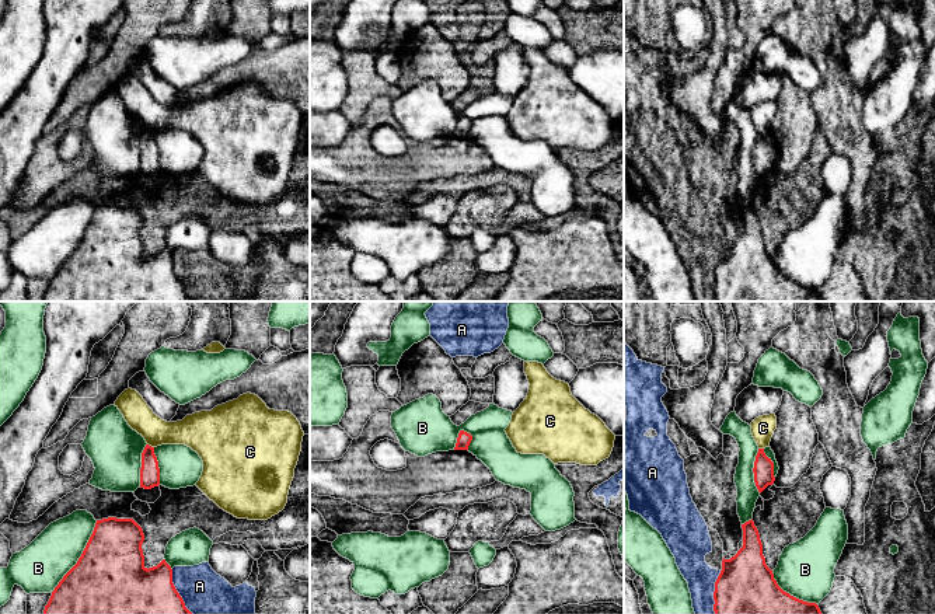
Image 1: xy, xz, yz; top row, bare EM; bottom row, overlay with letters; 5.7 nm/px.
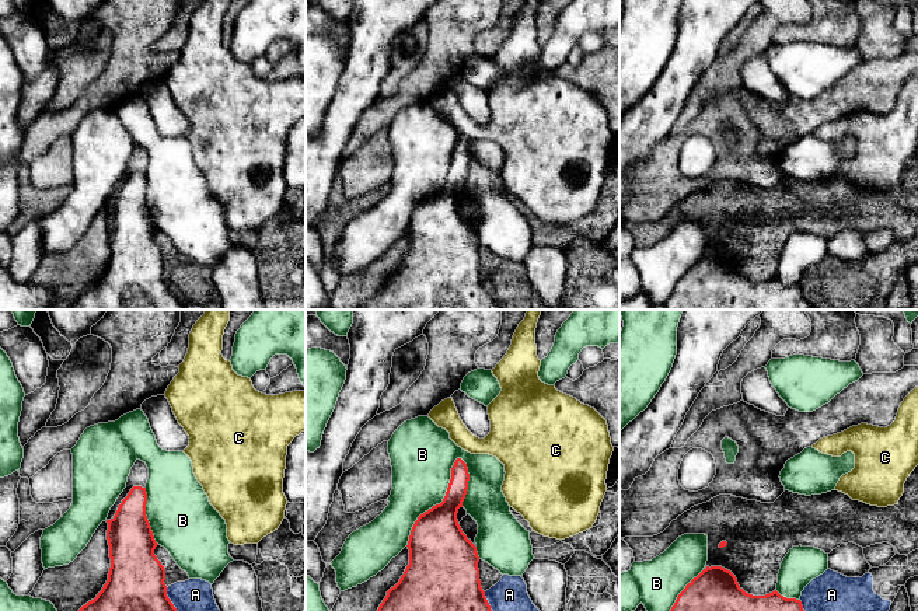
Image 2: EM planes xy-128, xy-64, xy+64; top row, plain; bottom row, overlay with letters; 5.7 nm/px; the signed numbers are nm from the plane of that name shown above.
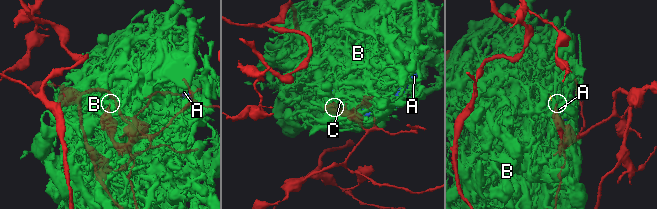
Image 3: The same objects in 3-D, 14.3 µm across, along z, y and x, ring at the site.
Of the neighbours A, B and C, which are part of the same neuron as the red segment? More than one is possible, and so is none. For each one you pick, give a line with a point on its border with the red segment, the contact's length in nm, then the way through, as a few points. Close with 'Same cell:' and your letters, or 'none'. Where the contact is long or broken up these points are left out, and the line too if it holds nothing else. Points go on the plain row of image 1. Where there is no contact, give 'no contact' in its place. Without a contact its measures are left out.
Same cell: none

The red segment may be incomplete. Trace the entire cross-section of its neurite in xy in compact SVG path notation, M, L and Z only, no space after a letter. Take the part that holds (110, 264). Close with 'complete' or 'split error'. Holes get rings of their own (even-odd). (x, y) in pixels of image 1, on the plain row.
M133 205L97 206L81 243L52 278L43 301L193 301L177 278L172 255L165 245L157 252L144 252L143 227L143 216Z; complete

